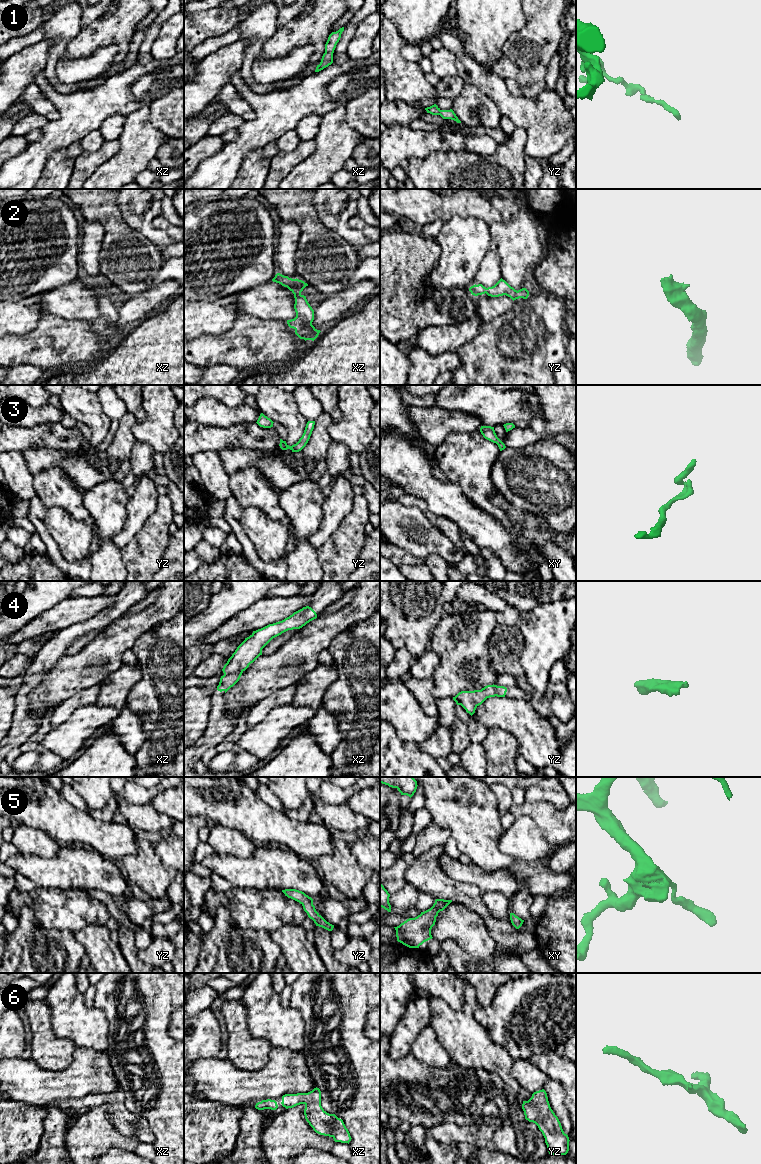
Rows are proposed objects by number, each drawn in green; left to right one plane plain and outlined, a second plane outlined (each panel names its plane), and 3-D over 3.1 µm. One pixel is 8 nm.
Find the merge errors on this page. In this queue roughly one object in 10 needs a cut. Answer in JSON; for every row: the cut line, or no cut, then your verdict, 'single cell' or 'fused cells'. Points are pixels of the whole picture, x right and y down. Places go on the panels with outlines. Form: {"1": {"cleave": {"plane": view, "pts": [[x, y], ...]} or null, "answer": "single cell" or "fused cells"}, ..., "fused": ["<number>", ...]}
{"1": {"cleave": null, "answer": "single cell"}, "2": {"cleave": null, "answer": "single cell"}, "3": {"cleave": null, "answer": "single cell"}, "4": {"cleave": null, "answer": "single cell"}, "5": {"cleave": null, "answer": "single cell"}, "6": {"cleave": null, "answer": "single cell"}, "fused": []}

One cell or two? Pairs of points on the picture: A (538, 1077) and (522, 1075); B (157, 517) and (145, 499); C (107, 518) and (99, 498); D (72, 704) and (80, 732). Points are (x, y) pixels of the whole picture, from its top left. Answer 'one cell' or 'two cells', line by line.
A: one cell
B: two cells
C: one cell
D: two cells

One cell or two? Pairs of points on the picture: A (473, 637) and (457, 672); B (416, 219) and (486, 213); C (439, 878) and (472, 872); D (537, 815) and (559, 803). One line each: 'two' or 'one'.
A: one
B: one
C: two
D: two

